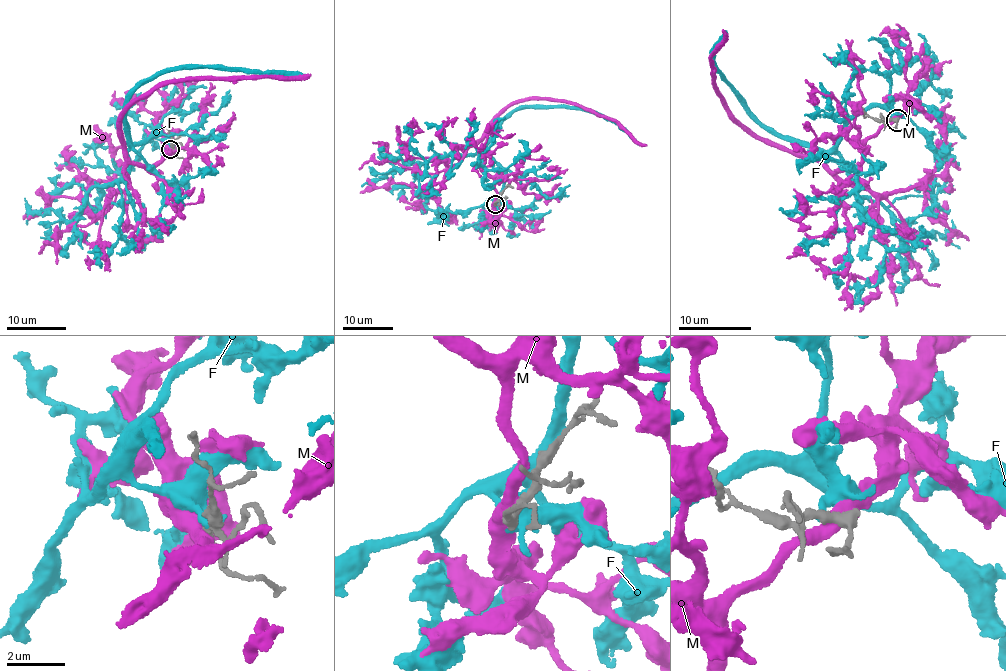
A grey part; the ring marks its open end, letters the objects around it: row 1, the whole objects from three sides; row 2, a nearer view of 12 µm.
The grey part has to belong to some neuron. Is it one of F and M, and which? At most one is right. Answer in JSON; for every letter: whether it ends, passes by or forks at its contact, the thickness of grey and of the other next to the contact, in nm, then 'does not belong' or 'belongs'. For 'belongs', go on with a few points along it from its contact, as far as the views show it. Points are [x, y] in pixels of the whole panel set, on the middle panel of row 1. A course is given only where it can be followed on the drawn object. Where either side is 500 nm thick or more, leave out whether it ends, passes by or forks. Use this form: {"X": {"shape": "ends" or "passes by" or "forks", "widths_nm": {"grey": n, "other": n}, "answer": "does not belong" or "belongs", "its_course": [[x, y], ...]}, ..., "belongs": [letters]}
{"F": {"shape": "ends", "widths_nm": {"grey": 240, "other": 200}, "answer": "does not belong"}, "M": {"shape": "passes by", "widths_nm": {"grey": 320, "other": 480}, "answer": "does not belong"}, "belongs": []}

